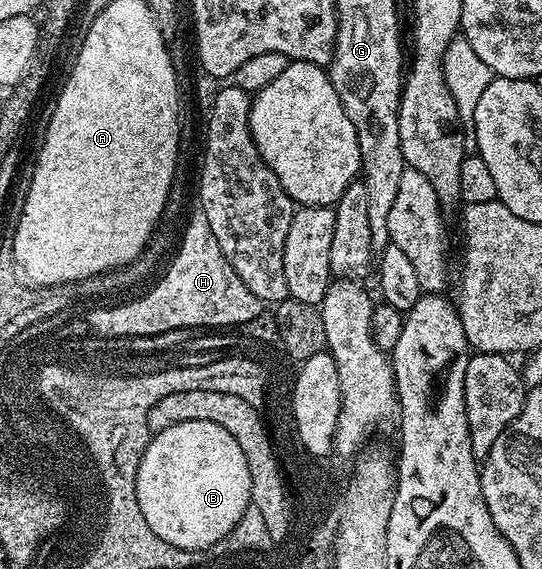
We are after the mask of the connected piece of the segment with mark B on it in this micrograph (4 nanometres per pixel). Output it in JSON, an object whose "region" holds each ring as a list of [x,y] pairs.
{"region":[[[187,420],[184,424],[172,424],[157,431],[151,437],[148,448],[142,453],[138,475],[134,477],[136,500],[140,500],[140,512],[148,520],[148,528],[181,550],[206,550],[227,537],[251,505],[248,460],[240,452],[240,444],[220,424],[208,420]]]}

